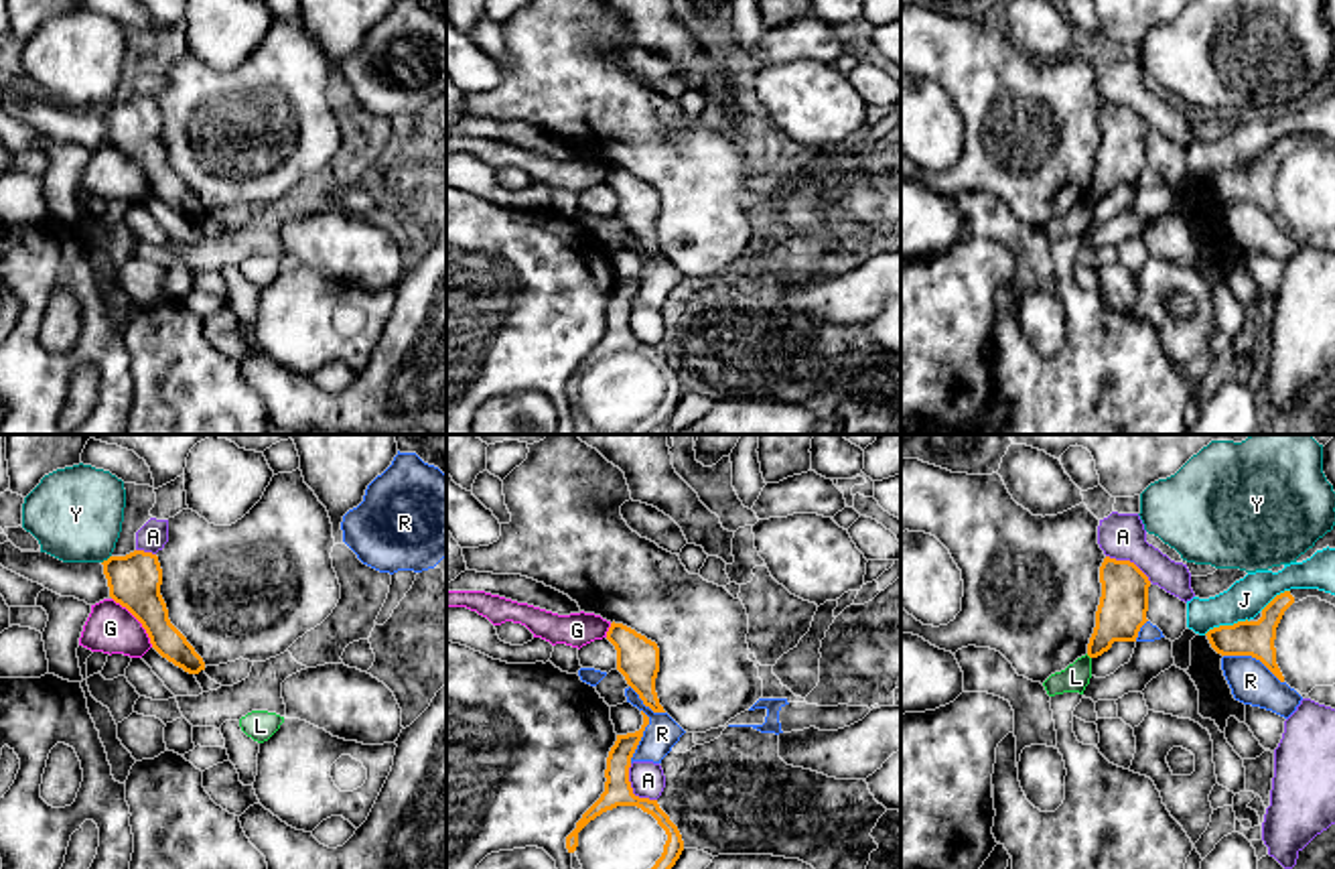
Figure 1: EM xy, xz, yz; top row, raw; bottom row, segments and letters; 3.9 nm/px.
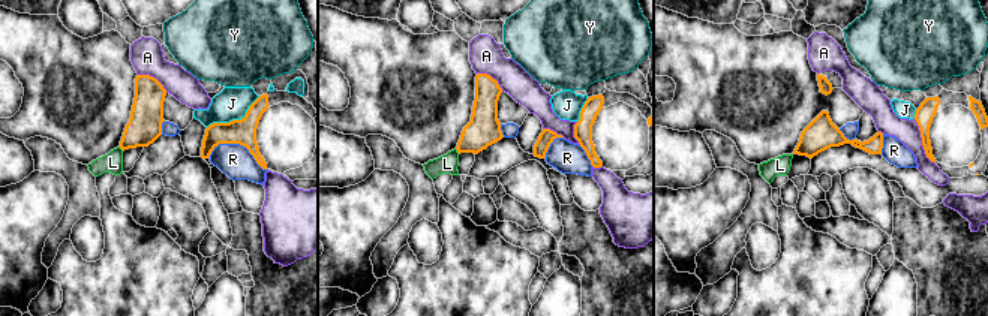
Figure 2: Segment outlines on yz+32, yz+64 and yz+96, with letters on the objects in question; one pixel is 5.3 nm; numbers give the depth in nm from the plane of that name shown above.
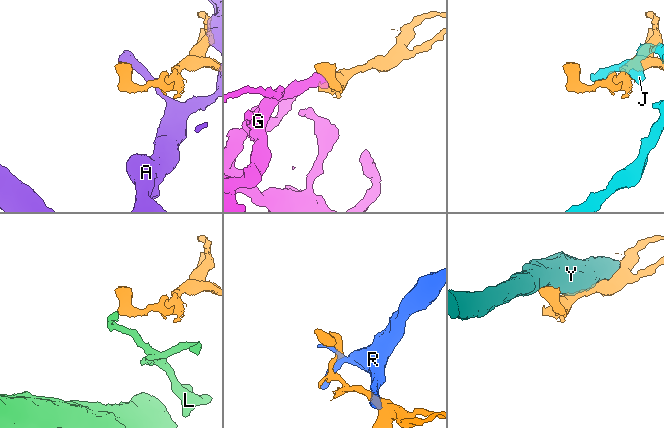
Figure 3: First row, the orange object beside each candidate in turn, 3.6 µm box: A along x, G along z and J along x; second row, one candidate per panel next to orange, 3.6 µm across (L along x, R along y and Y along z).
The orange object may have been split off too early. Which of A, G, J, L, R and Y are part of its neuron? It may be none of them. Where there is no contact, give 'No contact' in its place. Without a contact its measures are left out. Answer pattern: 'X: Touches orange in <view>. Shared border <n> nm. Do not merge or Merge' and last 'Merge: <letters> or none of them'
A: Touches orange in xz. Shared border 190 nm. Do not merge
G: Touches orange in xy. Shared border 260 nm. Do not merge
J: Touches orange in yz. Shared border 190 nm. Do not merge
L: No contact. Do not merge
R: Touches orange in yz. Shared border 260 nm. Do not merge
Y: Touches orange in xy. Shared border 50 nm. Do not merge
Merge: none of them

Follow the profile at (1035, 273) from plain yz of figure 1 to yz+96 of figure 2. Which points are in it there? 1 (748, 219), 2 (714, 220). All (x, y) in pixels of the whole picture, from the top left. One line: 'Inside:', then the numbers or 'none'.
Inside: 1

